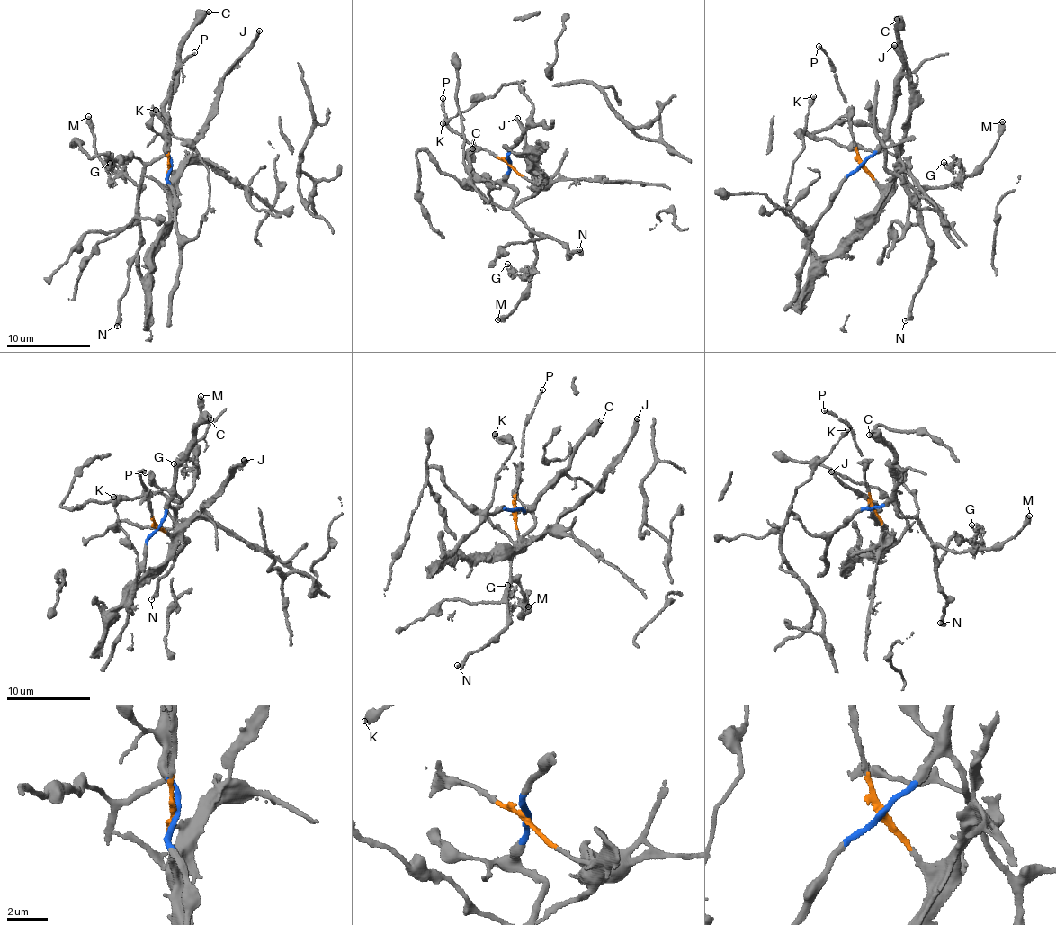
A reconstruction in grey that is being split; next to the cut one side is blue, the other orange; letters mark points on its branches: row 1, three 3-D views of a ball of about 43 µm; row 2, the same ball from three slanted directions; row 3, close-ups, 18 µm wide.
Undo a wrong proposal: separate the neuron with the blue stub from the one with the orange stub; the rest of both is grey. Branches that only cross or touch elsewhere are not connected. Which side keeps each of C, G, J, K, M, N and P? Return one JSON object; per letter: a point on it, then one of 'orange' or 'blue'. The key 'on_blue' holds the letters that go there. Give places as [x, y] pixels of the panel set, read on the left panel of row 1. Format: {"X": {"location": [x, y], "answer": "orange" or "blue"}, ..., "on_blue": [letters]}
{"C": {"location": [209, 12], "answer": "blue"}, "G": {"location": [110, 163], "answer": "blue"}, "J": {"location": [259, 31], "answer": "orange"}, "K": {"location": [156, 110], "answer": "blue"}, "M": {"location": [88, 116], "answer": "blue"}, "N": {"location": [117, 326], "answer": "blue"}, "P": {"location": [194, 52], "answer": "orange"}, "on_blue": ["C", "G", "K", "M", "N"]}

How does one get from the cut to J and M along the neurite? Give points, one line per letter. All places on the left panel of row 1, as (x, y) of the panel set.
J: (170, 168), (167, 178), (172, 186), (222, 86), (222, 76), (248, 49), (260, 31)
M: (170, 168), (167, 141), (167, 153), (133, 185), (94, 147), (88, 116)

